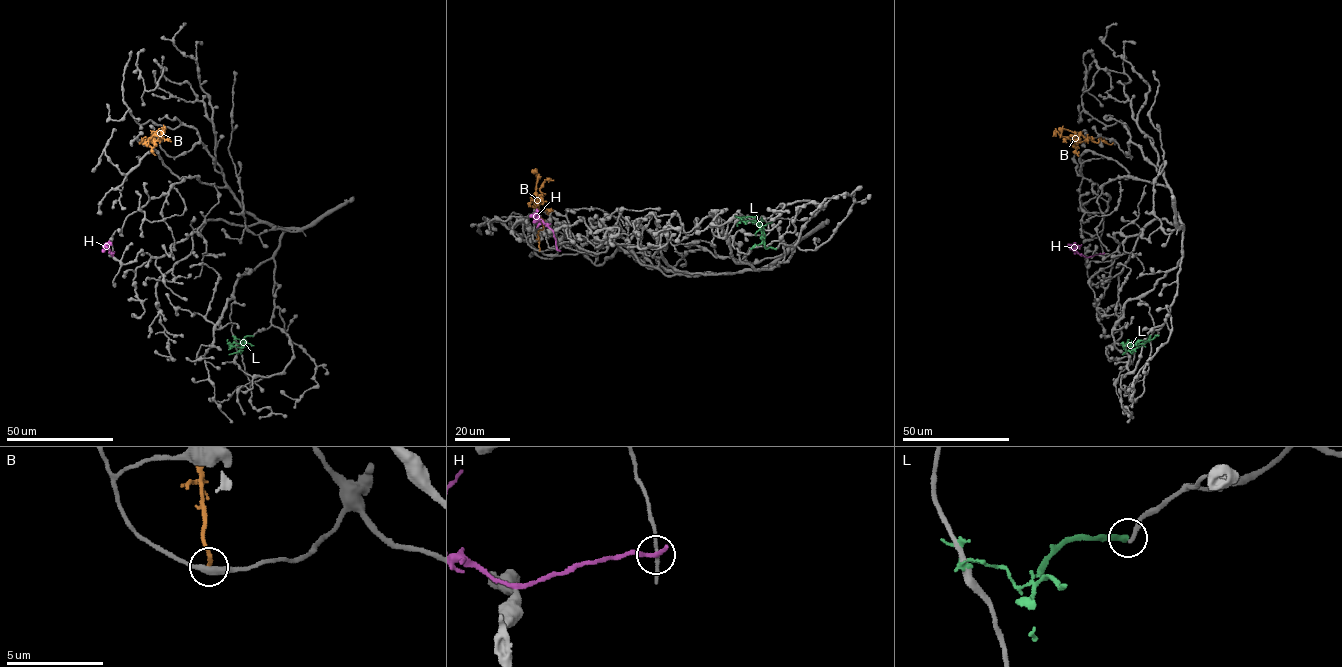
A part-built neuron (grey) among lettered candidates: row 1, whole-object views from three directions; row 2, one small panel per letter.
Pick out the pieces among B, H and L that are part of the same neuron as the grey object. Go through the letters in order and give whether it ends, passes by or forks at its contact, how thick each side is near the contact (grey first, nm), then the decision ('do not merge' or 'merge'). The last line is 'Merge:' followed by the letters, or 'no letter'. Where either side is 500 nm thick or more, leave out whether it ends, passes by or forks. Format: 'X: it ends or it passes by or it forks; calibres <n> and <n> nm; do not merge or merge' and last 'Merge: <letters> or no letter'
B: it ends; calibres 360 and 200 nm; do not merge
H: it ends; calibres 170 and 280 nm; do not merge
L: it ends; calibres 220 and 300 nm; do not merge
Merge: no letter

